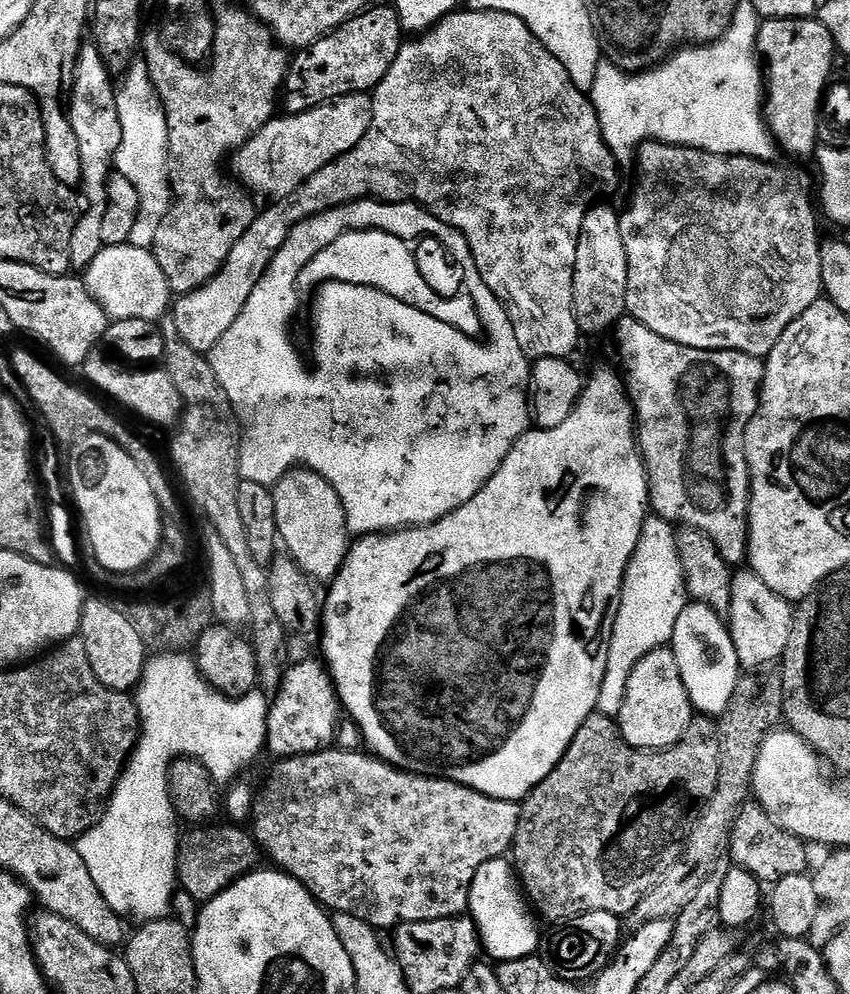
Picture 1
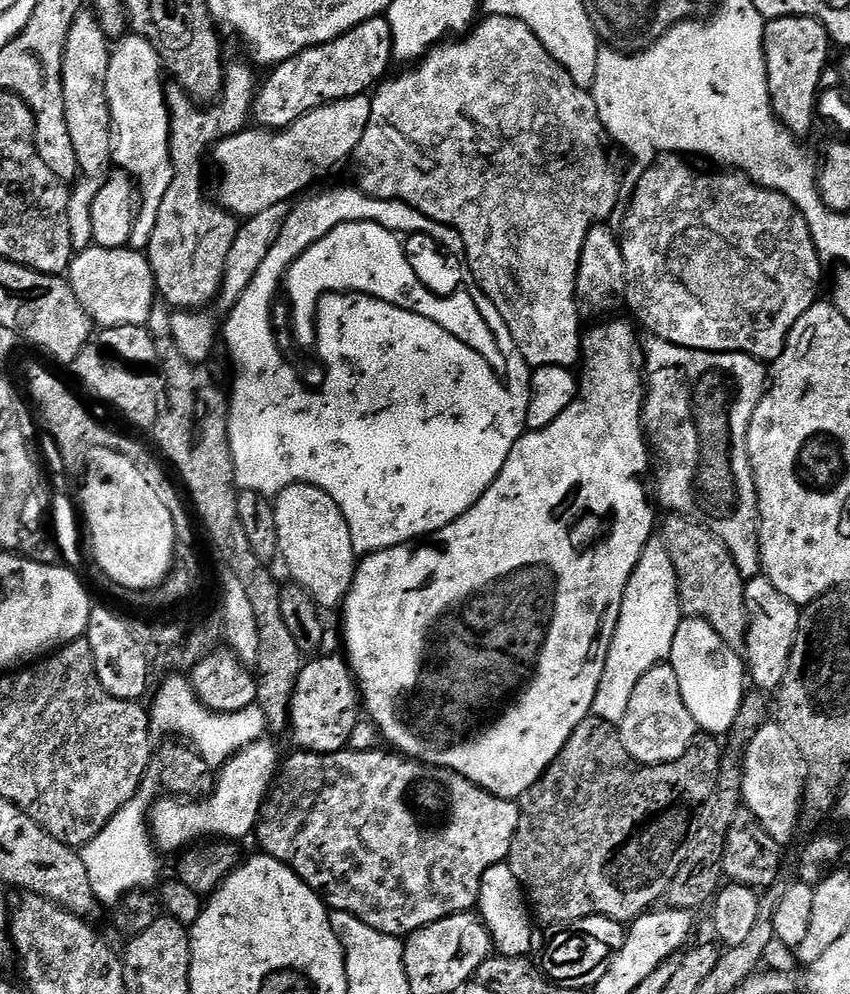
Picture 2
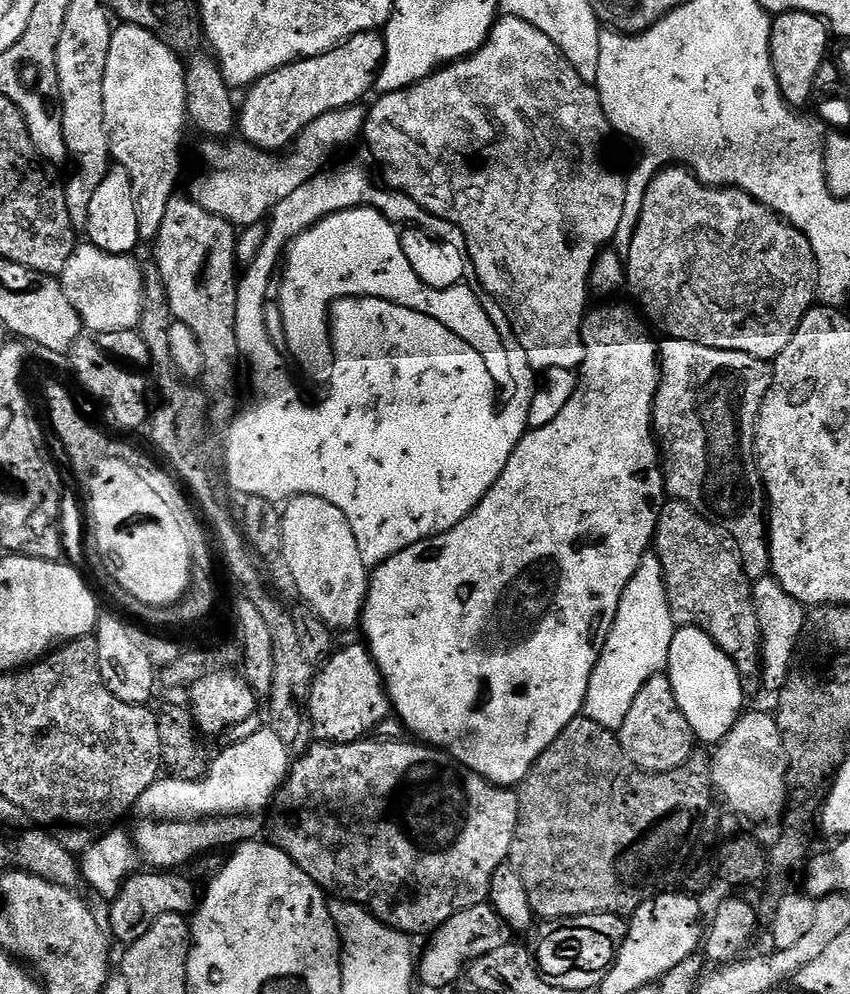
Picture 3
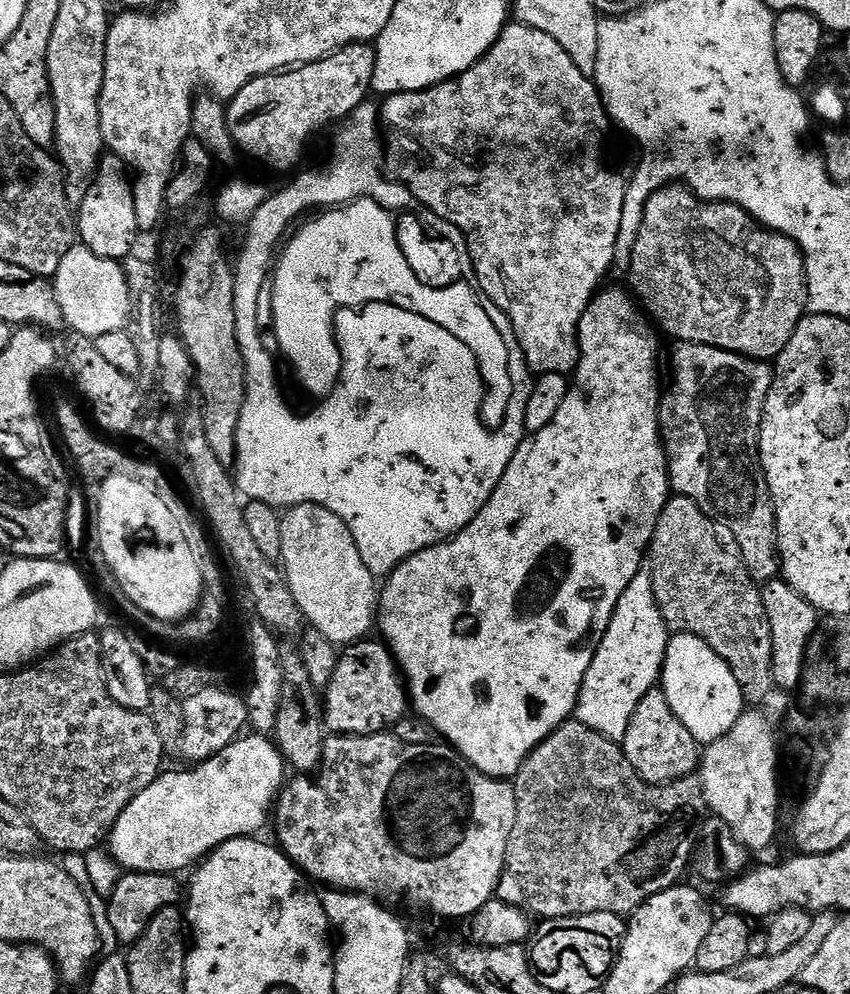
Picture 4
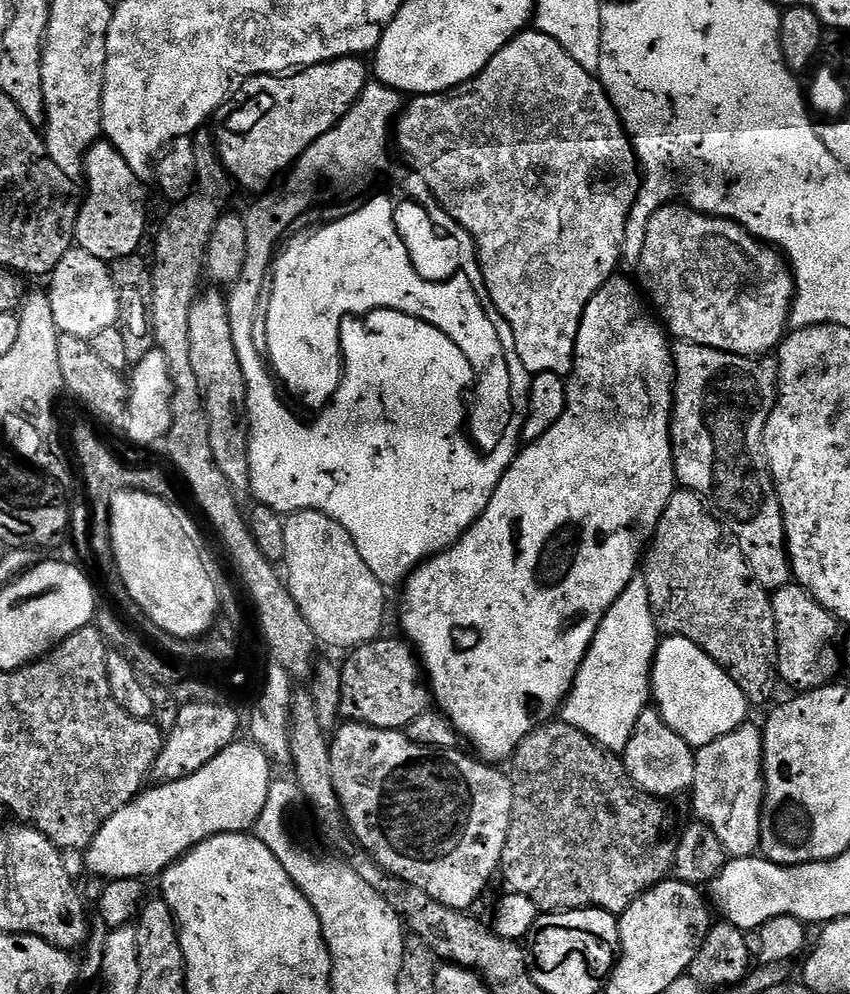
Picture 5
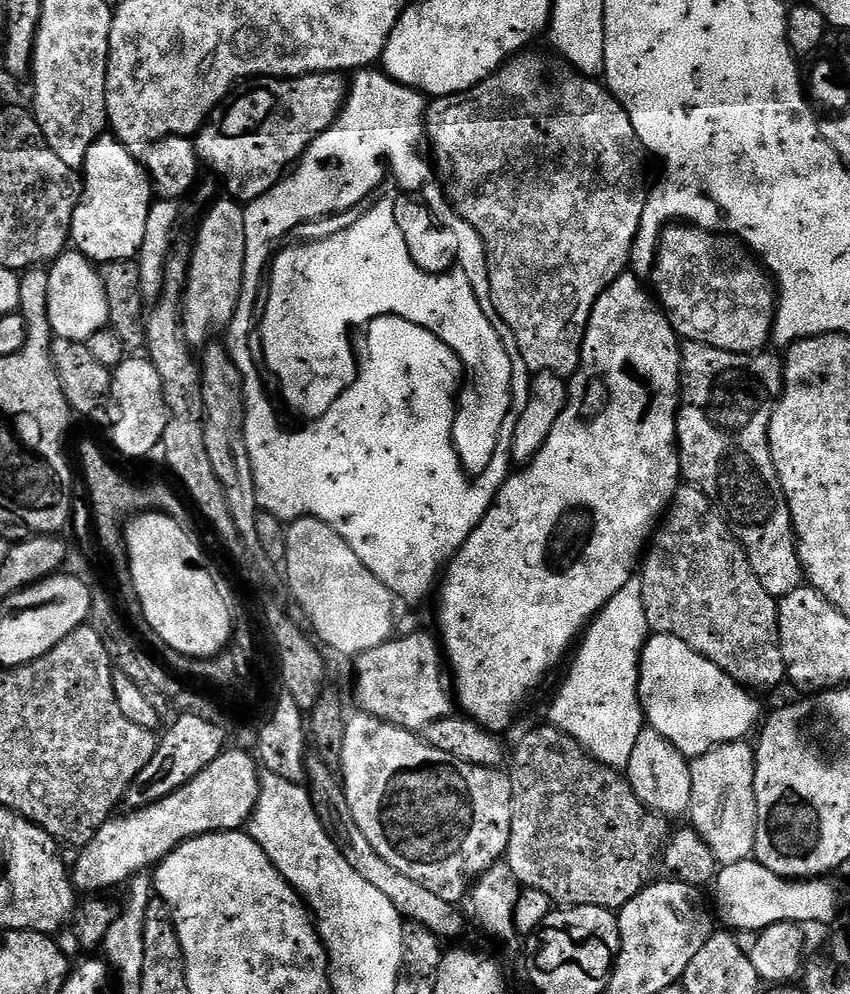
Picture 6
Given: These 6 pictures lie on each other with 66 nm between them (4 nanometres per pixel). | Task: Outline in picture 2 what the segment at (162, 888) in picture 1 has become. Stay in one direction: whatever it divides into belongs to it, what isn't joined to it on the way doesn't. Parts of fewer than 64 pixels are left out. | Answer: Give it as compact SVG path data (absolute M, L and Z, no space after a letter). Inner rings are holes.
M172 674L168 681L151 697L152 727L157 733L177 732L177 737L190 742L191 747L214 770L223 766L236 752L250 746L265 735L268 720L258 706L237 712L211 712L196 696L191 679L184 674ZM145 779L134 798L130 798L130 802L126 802L126 806L122 806L112 821L80 852L82 862L86 862L86 874L90 874L90 886L94 886L94 894L101 905L116 906L129 892L152 888L160 872L160 856L149 829L149 813L157 796L157 781Z

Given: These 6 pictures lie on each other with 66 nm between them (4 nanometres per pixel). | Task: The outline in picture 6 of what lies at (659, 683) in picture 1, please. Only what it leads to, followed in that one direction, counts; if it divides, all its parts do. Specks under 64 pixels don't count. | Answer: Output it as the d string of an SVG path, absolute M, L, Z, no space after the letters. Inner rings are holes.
M645 726L638 734L638 742L634 742L634 751L630 754L630 762L626 769L628 785L634 794L652 812L665 818L684 816L690 806L690 770L689 757L683 756L662 734Z

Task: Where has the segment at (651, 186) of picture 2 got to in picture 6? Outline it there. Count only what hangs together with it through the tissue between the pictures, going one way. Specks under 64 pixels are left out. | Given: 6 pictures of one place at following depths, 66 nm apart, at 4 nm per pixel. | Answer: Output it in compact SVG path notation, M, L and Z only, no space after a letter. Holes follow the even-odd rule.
M673 223L660 235L650 284L673 330L684 340L745 354L769 347L778 293L768 269L739 239Z

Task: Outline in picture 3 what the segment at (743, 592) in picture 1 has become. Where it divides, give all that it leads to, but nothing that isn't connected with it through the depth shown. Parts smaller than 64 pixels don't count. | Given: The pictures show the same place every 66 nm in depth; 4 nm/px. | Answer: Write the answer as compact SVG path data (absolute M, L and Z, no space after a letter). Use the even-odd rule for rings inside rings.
M771 574L753 583L752 597L754 610L758 614L760 657L764 663L760 682L765 693L779 694L788 681L788 671L792 669L792 659L796 656L796 647L804 629L806 608L790 594L786 594L786 590L782 590L776 577Z

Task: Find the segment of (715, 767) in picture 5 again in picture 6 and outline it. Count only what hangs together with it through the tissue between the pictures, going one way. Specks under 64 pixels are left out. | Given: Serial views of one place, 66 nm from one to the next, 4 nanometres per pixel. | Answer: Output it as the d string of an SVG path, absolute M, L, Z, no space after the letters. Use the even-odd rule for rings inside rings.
M747 739L717 744L706 754L691 761L690 806L691 827L710 846L717 865L742 862L752 856L756 829L754 802L754 766L756 749Z

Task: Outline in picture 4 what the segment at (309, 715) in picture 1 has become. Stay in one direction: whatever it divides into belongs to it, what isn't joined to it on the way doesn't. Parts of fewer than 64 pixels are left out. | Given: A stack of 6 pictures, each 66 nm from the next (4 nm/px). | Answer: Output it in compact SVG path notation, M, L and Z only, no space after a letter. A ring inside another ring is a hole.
M372 639L349 644L340 652L338 670L334 670L334 678L323 689L324 727L329 733L337 736L378 736L395 729L398 721L409 715L408 690L400 669L396 667L396 659L387 644Z

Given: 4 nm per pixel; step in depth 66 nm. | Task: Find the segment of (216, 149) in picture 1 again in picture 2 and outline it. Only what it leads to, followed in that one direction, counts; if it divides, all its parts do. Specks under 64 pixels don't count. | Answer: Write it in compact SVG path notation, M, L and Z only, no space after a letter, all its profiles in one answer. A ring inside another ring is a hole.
M229 63L224 69L224 94L220 97L215 106L204 107L196 103L191 96L184 92L179 84L172 82L167 85L166 95L168 97L168 115L172 117L170 122L170 150L172 151L172 181L170 182L170 190L166 190L166 198L162 198L162 206L158 210L158 222L154 226L154 234L150 234L150 242L146 249L148 257L148 265L152 267L152 276L156 280L156 291L162 297L163 303L167 304L173 310L204 310L209 306L211 300L215 301L220 295L220 289L224 287L224 271L226 270L226 254L230 254L230 246L234 246L234 238L236 237L236 229L238 227L237 217L230 212L225 212L219 204L213 202L204 193L204 164L206 168L206 157L209 155L210 149L215 146L218 141L224 140L227 136L232 136L236 132L243 132L249 127L250 117L252 116L252 106L256 102L256 93L258 91L258 79L244 64Z

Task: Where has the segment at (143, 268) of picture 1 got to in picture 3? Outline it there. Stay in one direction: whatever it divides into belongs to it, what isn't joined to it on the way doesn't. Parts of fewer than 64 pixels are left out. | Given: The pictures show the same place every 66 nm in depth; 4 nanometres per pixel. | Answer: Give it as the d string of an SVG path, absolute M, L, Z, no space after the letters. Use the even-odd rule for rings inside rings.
M79 243L67 259L60 281L70 304L78 311L81 325L92 334L112 333L114 330L136 330L144 305L144 273L131 255L106 255L94 245Z

